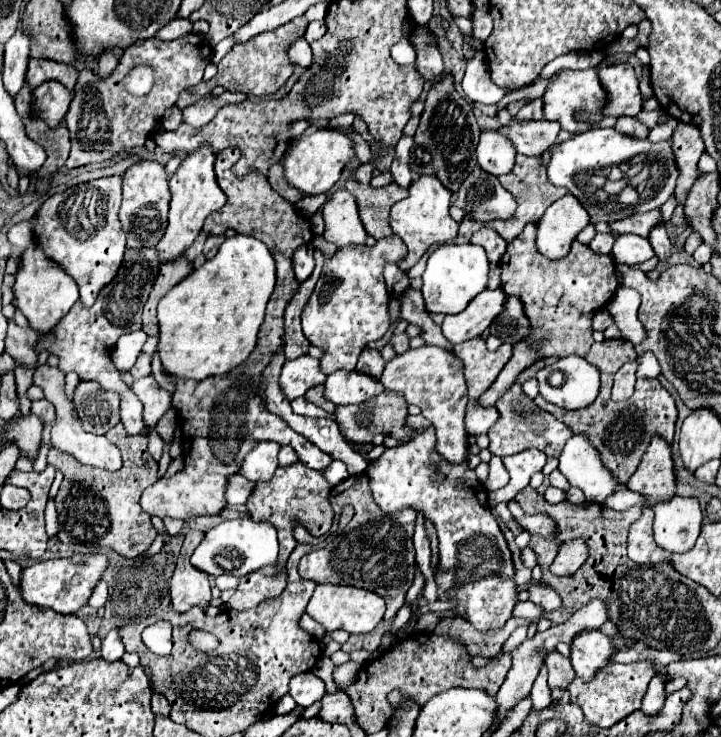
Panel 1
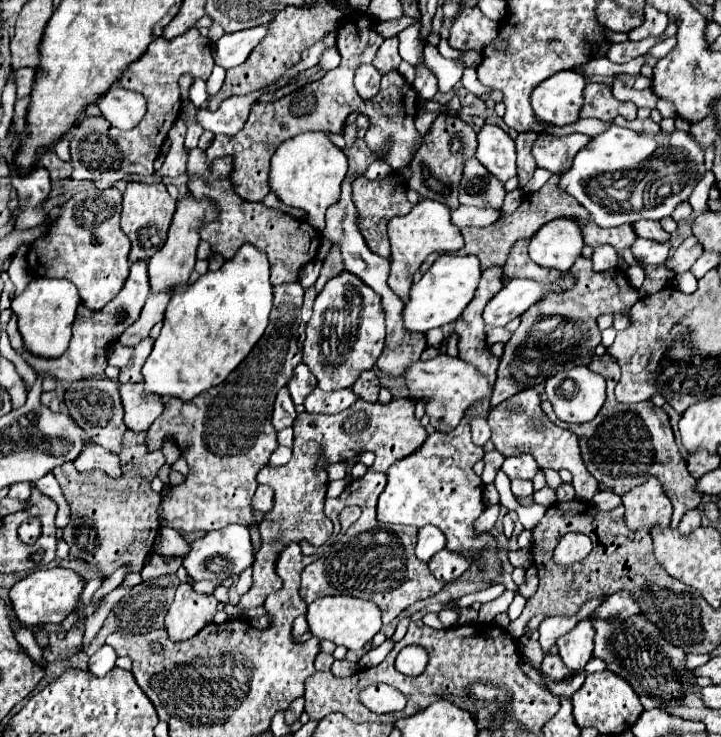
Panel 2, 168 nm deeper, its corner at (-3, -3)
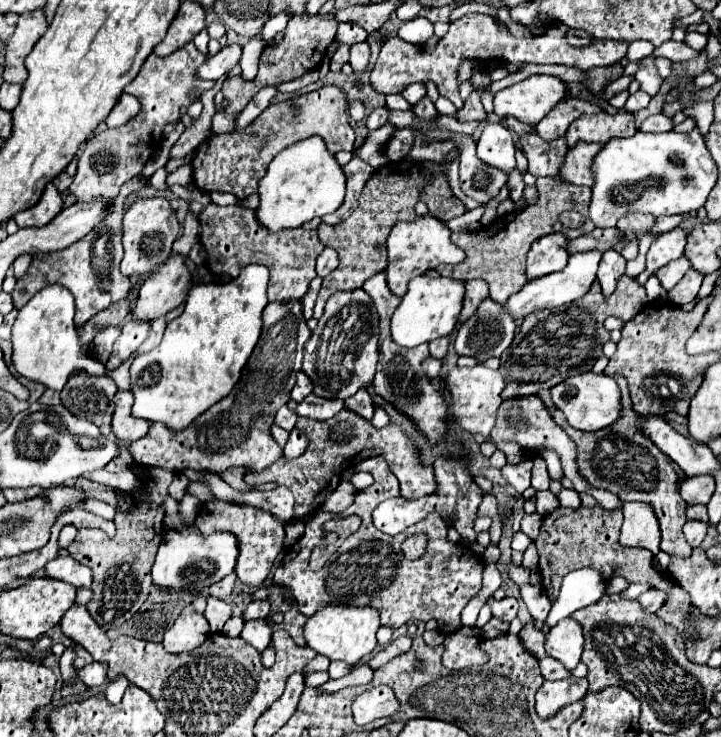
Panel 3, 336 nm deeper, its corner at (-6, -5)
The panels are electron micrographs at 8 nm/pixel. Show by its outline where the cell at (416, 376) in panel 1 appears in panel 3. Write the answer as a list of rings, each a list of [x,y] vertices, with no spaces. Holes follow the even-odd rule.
[[[474,365],[474,367],[454,367],[450,375],[446,377],[446,387],[452,391],[452,415],[454,423],[458,423],[462,429],[468,433],[482,433],[490,435],[496,423],[496,411],[502,403],[500,393],[504,391],[504,377],[500,371],[492,371],[484,365]]]

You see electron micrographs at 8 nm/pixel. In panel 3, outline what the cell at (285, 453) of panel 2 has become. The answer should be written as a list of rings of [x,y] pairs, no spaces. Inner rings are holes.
[[[294,427],[292,433],[290,433],[290,439],[288,439],[286,447],[284,447],[284,457],[286,459],[296,459],[306,451],[306,447],[308,447],[308,437],[304,435],[304,431]]]

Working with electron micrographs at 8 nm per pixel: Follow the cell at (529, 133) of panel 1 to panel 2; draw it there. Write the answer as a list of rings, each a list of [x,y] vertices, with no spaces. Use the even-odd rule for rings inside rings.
[[[571,133],[571,135],[539,135],[537,141],[533,143],[533,157],[537,161],[537,167],[549,169],[551,173],[561,173],[569,169],[571,159],[583,145],[589,141],[587,135],[583,133]]]

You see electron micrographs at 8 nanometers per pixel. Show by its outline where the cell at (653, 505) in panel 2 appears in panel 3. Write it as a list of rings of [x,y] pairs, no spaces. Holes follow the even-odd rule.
[[[624,503],[624,525],[620,533],[622,547],[642,547],[650,553],[660,551],[660,527],[650,505],[646,503]]]

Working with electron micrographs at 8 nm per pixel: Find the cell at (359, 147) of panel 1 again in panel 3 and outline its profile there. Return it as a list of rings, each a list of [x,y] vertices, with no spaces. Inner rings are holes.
[[[356,43],[350,47],[350,65],[354,69],[354,73],[362,73],[366,63],[370,59],[370,49],[368,49],[368,43]]]

